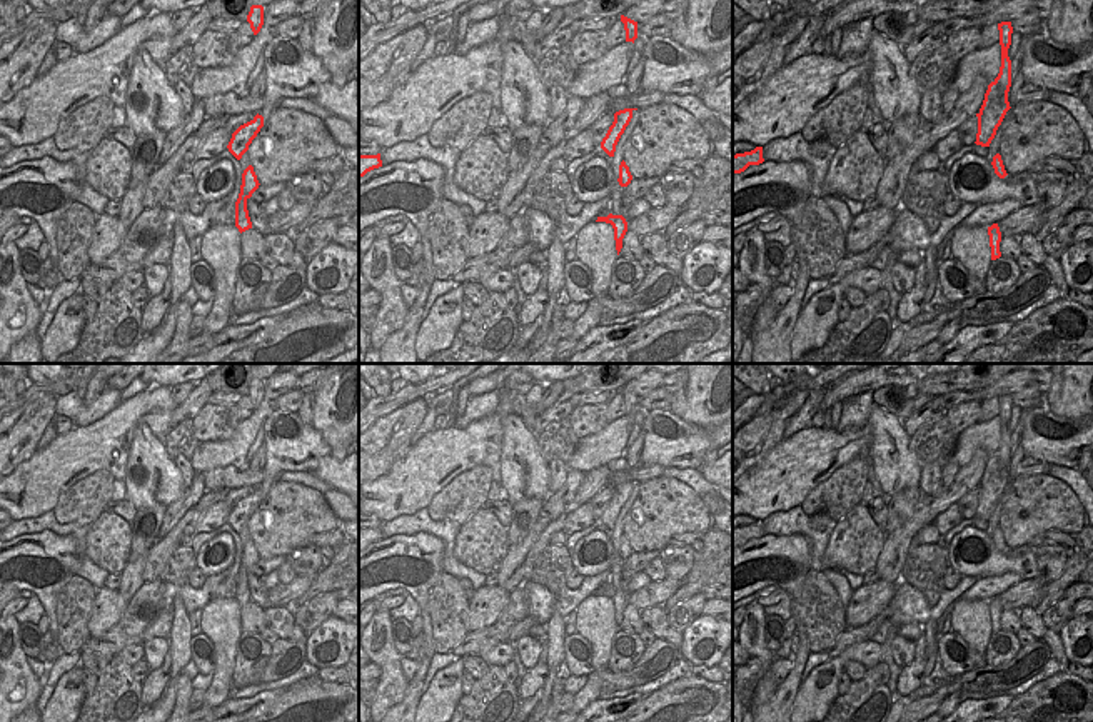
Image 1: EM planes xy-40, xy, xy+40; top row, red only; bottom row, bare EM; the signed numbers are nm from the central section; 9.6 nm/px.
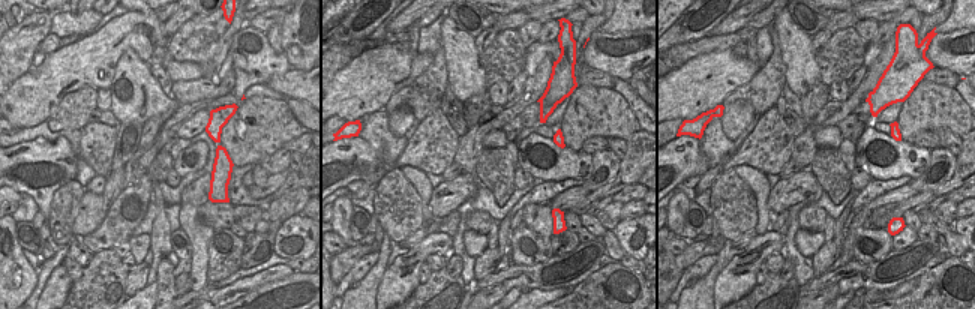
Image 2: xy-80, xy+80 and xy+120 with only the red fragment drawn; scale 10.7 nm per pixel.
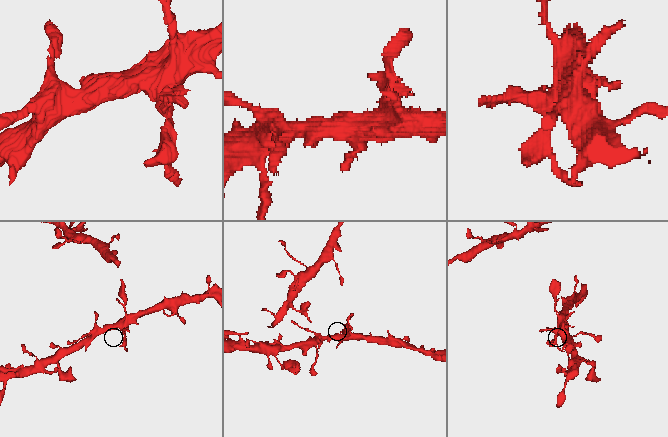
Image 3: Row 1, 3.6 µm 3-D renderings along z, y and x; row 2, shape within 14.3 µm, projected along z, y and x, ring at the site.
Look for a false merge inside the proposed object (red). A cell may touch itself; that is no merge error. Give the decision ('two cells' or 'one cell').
two cells

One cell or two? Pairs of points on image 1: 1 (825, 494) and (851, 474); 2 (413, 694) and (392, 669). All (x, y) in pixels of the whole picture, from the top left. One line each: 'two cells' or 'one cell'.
1: one cell
2: two cells

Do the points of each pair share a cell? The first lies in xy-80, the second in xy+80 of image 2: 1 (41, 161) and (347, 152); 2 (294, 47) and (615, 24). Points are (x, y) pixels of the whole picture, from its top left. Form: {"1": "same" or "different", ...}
{"1": "same", "2": "same"}

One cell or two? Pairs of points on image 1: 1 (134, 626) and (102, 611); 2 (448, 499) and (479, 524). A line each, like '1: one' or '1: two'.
1: two
2: two

